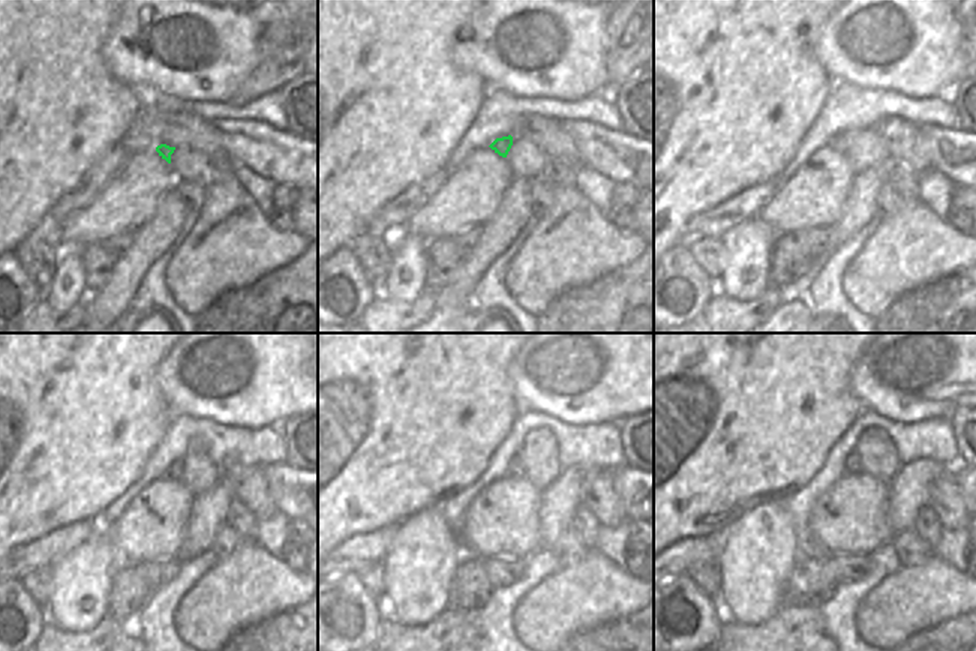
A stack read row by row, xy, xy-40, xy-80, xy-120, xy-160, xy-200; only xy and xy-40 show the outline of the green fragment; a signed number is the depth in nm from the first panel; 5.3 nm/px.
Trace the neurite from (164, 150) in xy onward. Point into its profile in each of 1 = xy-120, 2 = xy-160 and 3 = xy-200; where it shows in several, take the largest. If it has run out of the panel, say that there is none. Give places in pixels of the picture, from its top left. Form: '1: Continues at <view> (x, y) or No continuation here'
1: Continues at xy-120 (176, 471)
2: Continues at xy-160 (514, 467)
3: Continues at xy-200 (852, 461)

